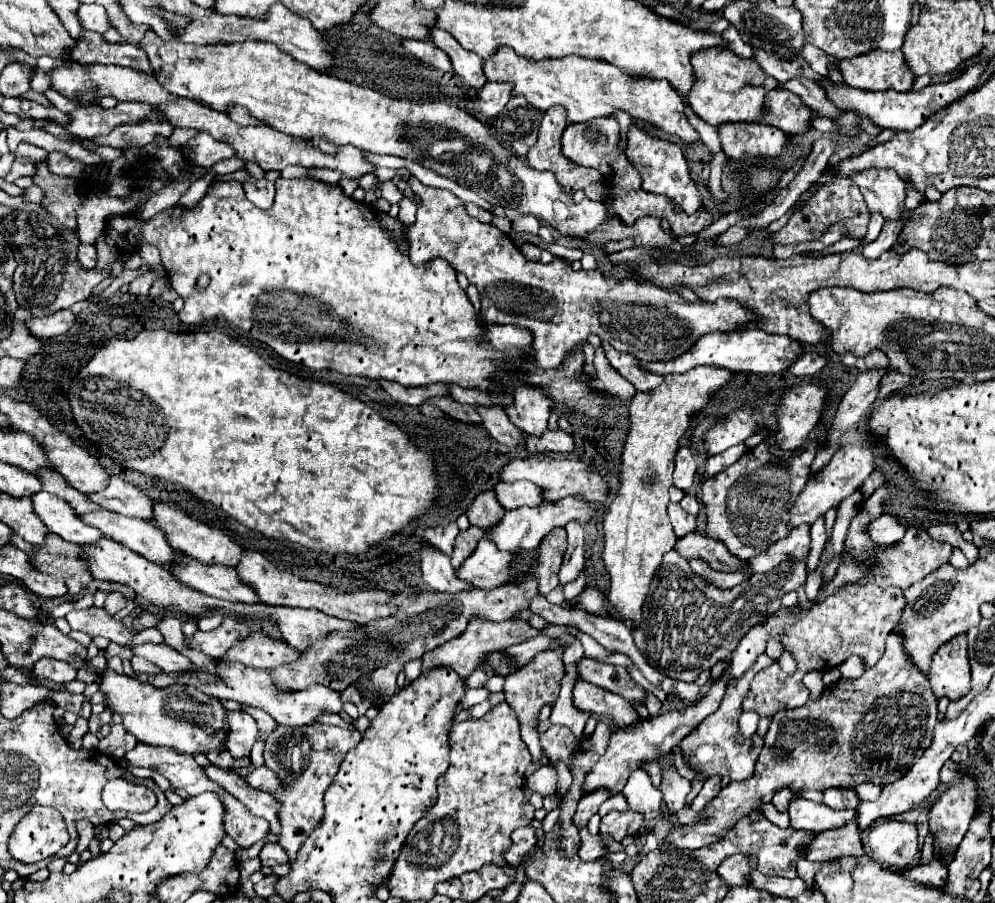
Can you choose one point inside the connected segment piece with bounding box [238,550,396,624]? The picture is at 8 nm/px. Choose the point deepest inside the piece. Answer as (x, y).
(274, 586)

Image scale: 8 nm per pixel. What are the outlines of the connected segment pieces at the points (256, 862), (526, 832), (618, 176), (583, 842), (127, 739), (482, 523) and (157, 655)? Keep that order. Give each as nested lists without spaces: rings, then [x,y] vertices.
[[[258,857],[240,862],[239,863],[240,878],[249,879],[249,877],[253,873],[260,871],[261,868],[262,865]]]
[[[524,826],[524,828],[514,830],[514,834],[512,834],[510,838],[512,838],[512,846],[510,846],[510,850],[506,850],[506,854],[502,854],[502,856],[506,856],[506,862],[508,862],[508,864],[518,866],[518,862],[524,858],[524,854],[526,854],[530,848],[534,848],[534,844],[536,844],[536,834],[534,834],[534,828]]]
[[[596,118],[594,122],[570,124],[564,130],[564,134],[562,134],[562,154],[578,166],[596,168],[598,172],[602,172],[602,176],[606,180],[610,180],[610,184],[606,184],[610,188],[610,196],[608,196],[610,200],[608,202],[612,204],[614,212],[622,218],[624,224],[630,226],[642,216],[658,216],[658,218],[666,218],[670,222],[670,228],[674,230],[676,236],[686,236],[686,234],[698,234],[714,222],[710,212],[706,210],[706,206],[702,206],[702,210],[696,210],[694,214],[686,214],[680,206],[672,204],[666,196],[644,192],[642,184],[640,184],[638,170],[618,150],[618,142],[620,142],[620,126],[618,126],[616,118]]]
[[[580,828],[580,858],[582,860],[596,860],[596,858],[604,858],[606,850],[602,848],[600,836],[592,836],[588,834],[586,828]]]
[[[114,724],[112,730],[110,730],[110,734],[100,740],[98,752],[100,752],[100,754],[106,754],[106,756],[110,756],[110,758],[114,758],[114,760],[120,760],[120,758],[124,758],[124,754],[126,754],[128,750],[132,750],[136,744],[138,744],[138,740],[136,740],[132,734],[128,734],[122,724]]]
[[[488,490],[488,492],[482,492],[472,502],[472,506],[468,508],[468,520],[470,520],[470,524],[474,524],[478,528],[488,530],[490,526],[496,526],[502,520],[504,512],[506,510],[498,504],[498,500],[494,498],[494,492]]]
[[[166,644],[136,646],[134,654],[150,660],[156,666],[160,666],[160,670],[166,672],[166,674],[170,674],[170,672],[184,674],[184,672],[192,672],[194,670],[194,664],[186,656],[182,656],[180,652],[176,652],[174,648],[170,648]]]

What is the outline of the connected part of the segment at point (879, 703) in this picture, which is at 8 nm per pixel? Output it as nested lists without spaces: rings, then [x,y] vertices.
[[[888,634],[886,638],[886,652],[878,660],[878,664],[870,670],[866,670],[860,678],[838,678],[834,684],[826,688],[826,694],[822,694],[820,700],[812,702],[808,700],[806,706],[794,708],[794,710],[782,710],[782,714],[774,714],[772,724],[764,738],[762,756],[758,756],[756,772],[752,778],[728,784],[720,790],[720,794],[702,810],[700,824],[686,824],[672,828],[662,844],[662,852],[666,850],[698,850],[702,846],[718,842],[742,816],[750,814],[752,810],[758,810],[760,804],[770,802],[772,794],[780,788],[790,790],[802,790],[802,788],[814,788],[818,792],[824,792],[826,788],[854,788],[862,782],[874,782],[878,786],[898,780],[920,756],[926,746],[930,746],[934,724],[938,722],[938,710],[936,710],[936,696],[930,690],[930,684],[922,672],[918,672],[914,666],[910,666],[910,660],[904,654],[902,638],[898,634]]]

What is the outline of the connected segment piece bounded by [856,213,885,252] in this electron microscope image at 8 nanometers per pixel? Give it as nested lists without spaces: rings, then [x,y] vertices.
[[[874,213],[871,215],[870,221],[867,226],[867,233],[862,240],[860,248],[856,248],[856,252],[862,252],[865,245],[874,241],[879,236],[884,221],[884,218],[879,213]]]

